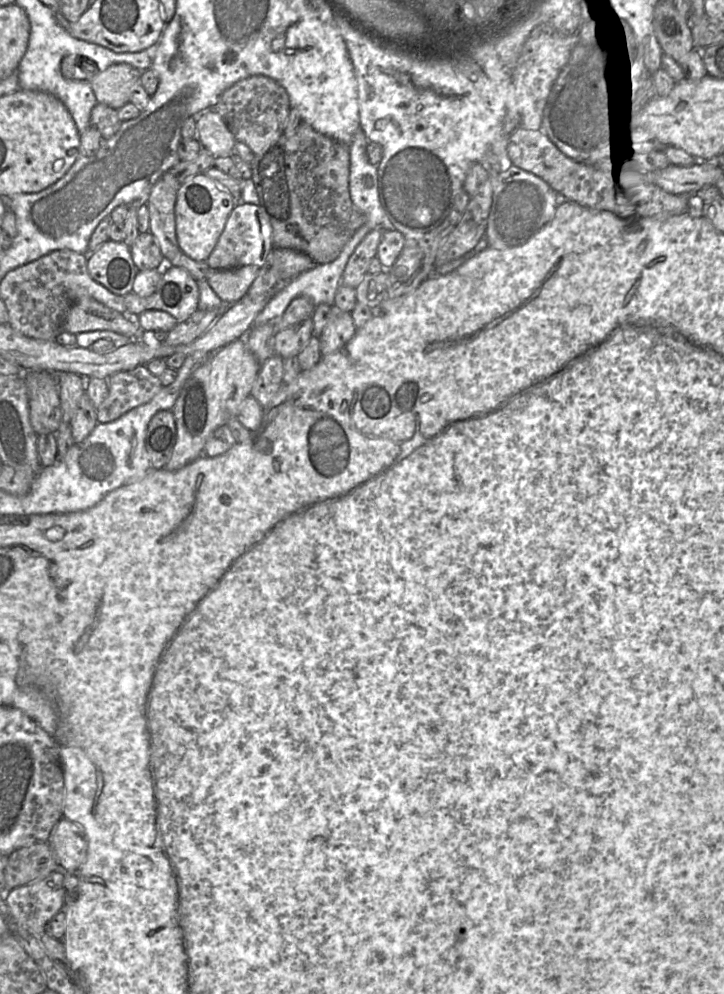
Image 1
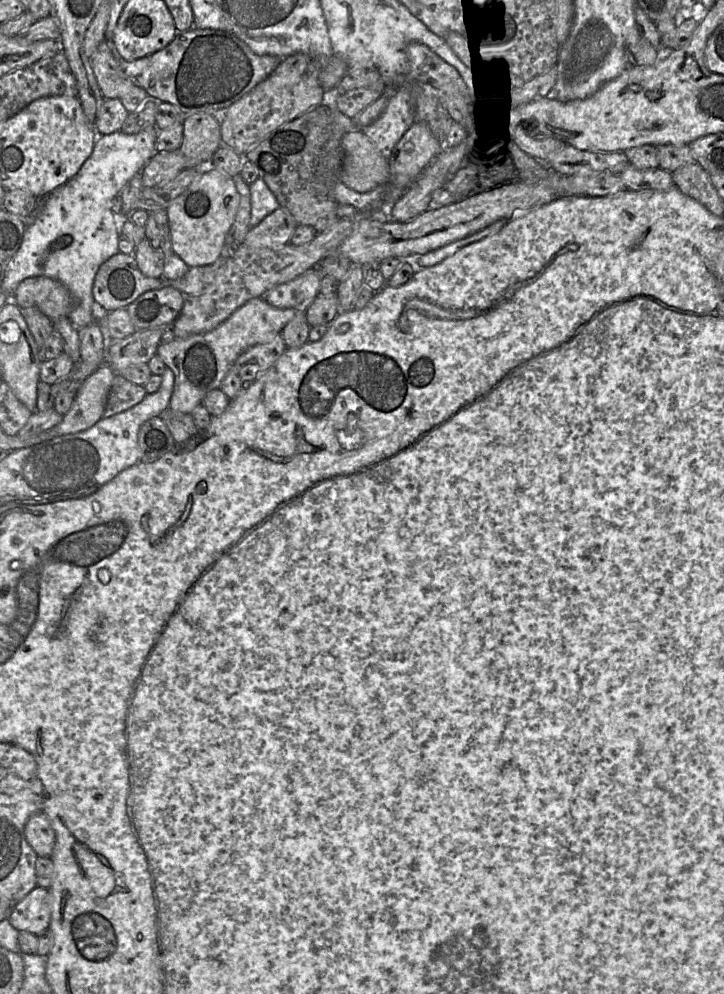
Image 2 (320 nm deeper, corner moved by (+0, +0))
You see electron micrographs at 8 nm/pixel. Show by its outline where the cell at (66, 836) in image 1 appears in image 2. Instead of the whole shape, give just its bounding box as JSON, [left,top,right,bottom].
[24,814,56,857]

